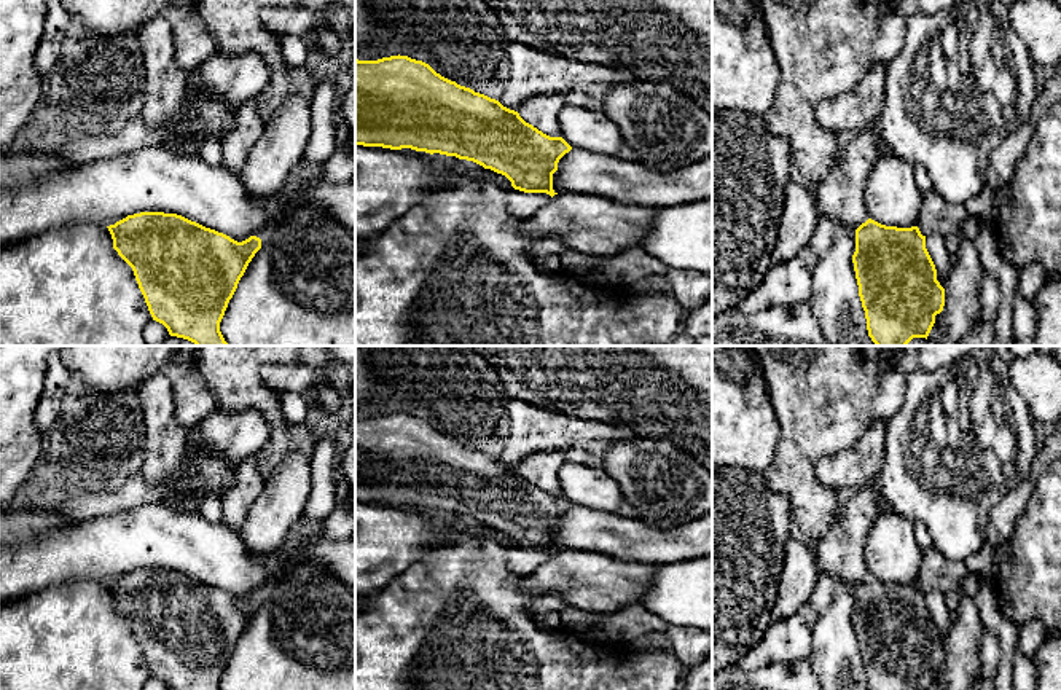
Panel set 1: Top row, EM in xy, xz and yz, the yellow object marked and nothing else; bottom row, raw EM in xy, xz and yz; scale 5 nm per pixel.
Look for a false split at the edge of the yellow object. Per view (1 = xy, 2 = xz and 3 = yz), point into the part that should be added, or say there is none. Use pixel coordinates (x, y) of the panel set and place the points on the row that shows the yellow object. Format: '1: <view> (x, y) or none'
1: xy (266, 233)
2: none
3: none

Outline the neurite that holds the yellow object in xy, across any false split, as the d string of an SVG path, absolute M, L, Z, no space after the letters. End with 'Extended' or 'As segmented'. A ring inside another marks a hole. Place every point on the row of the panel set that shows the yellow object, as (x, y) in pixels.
M140 212L107 228L113 249L132 268L153 320L162 323L170 336L196 346L228 346L220 331L228 303L252 258L279 226L280 222L271 222L237 242L177 214Z. Extended

